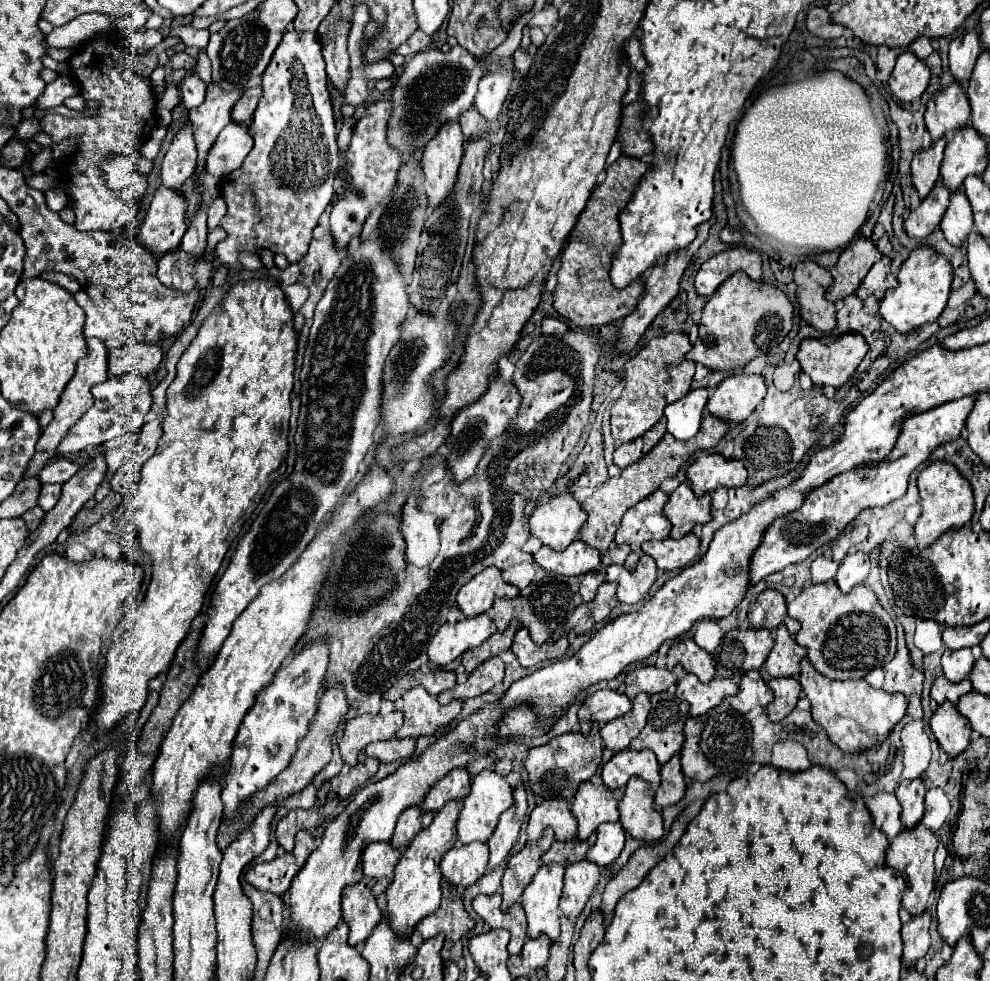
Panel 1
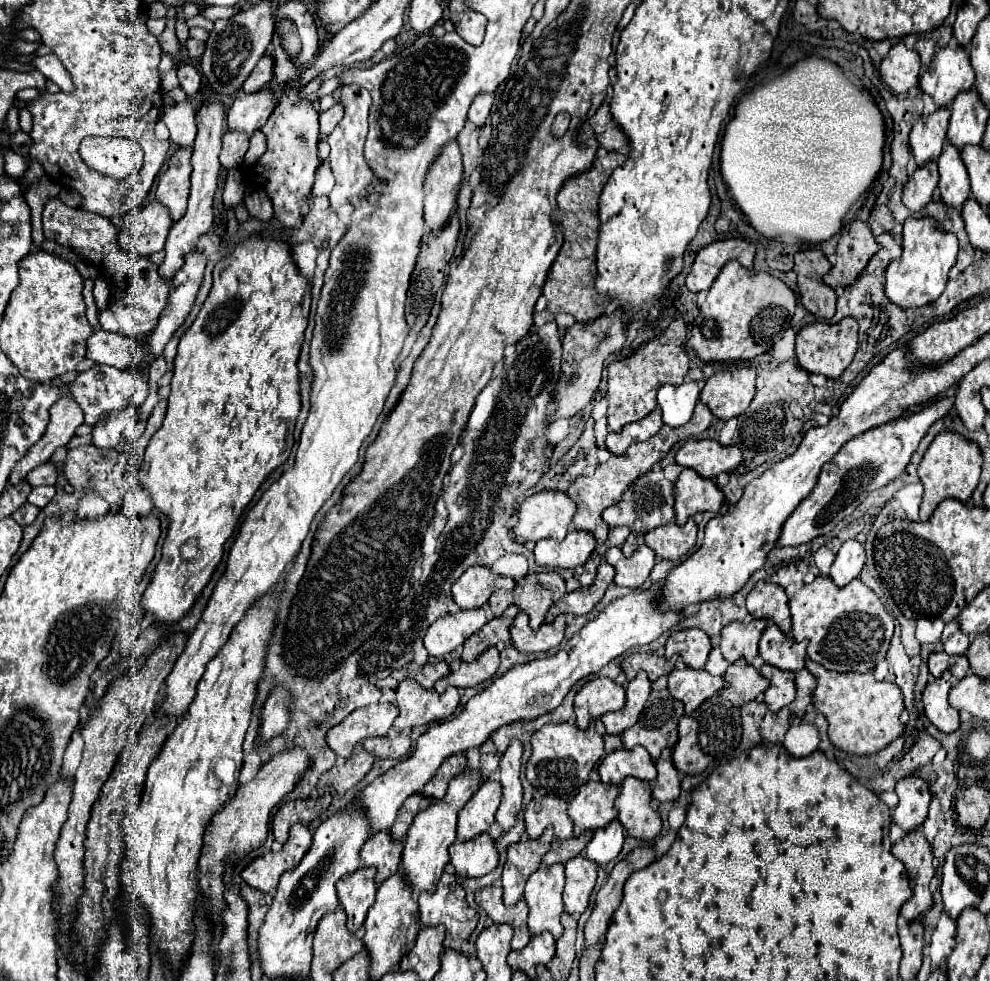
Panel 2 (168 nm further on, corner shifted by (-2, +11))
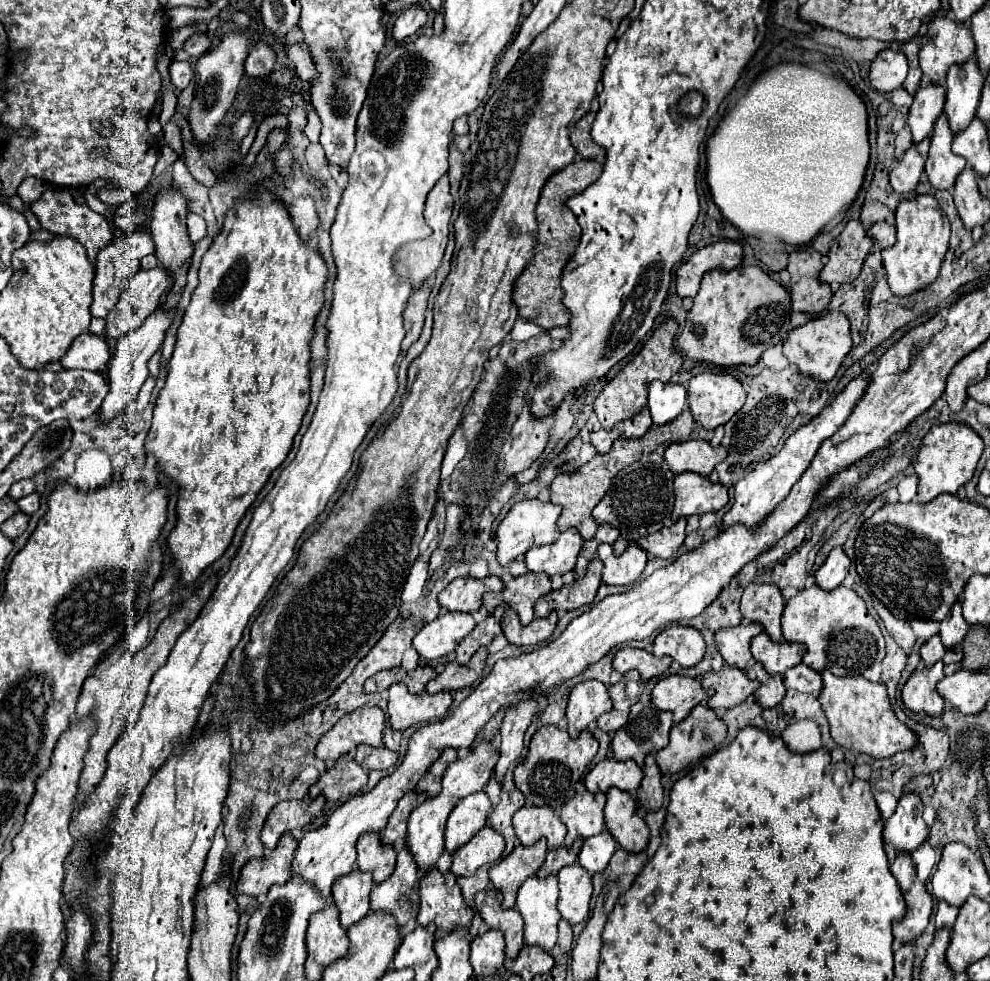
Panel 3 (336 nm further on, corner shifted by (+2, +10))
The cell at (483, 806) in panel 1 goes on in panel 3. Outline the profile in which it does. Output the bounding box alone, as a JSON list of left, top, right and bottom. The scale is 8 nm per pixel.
[445,792,491,852]

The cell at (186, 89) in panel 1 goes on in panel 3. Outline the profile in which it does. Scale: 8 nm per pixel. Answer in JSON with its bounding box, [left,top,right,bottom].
[169,60,193,92]

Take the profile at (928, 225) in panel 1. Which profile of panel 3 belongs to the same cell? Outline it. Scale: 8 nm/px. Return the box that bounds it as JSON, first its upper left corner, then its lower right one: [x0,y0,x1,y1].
[891,138,929,196]

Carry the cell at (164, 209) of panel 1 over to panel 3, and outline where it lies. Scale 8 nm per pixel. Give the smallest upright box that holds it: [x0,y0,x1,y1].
[91,230,153,318]

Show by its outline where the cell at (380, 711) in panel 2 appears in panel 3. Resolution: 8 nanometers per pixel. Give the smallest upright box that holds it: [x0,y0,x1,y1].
[315,706,385,760]

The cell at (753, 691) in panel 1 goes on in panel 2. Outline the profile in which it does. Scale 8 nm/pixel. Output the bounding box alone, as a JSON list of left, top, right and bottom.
[721,659,769,705]

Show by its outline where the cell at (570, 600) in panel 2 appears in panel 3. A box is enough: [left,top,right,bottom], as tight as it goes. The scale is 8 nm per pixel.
[561,560,603,610]

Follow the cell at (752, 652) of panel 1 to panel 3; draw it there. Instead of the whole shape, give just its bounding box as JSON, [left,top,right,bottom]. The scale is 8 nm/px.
[715,622,763,668]

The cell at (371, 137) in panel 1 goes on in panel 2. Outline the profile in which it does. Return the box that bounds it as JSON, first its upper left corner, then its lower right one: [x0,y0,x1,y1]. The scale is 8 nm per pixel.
[327,85,373,209]

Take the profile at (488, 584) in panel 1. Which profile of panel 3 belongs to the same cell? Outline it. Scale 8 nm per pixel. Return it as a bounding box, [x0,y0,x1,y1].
[439,578,485,612]

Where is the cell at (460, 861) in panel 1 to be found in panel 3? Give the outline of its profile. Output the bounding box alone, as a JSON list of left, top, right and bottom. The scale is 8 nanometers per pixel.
[451,828,505,876]

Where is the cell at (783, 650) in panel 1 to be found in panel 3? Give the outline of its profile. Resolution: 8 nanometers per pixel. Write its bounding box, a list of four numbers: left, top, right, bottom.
[751,632,805,674]

